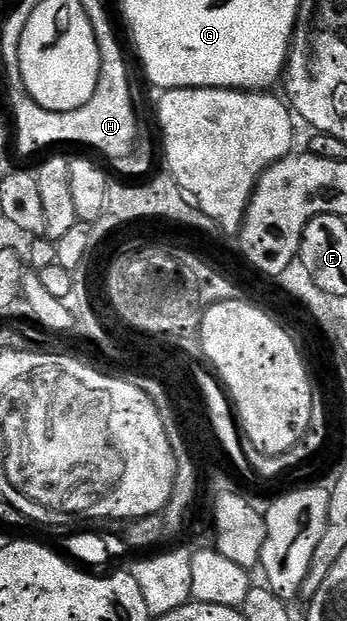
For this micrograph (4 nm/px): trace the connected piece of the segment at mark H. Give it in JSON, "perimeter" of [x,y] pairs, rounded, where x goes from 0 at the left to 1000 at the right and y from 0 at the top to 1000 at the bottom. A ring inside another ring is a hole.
{"perimeter":[[[320,31],[305,45],[282,45],[277,74],[288,81],[288,126],[277,135],[277,151],[219,177],[193,180],[135,180],[130,174],[101,172],[98,200],[110,208],[98,213],[86,232],[98,238],[133,238],[141,232],[239,232],[248,238],[274,238],[305,251],[320,251],[337,261],[360,259],[363,253],[389,243],[386,230],[398,225],[398,187],[386,182],[386,148],[375,143],[375,110],[363,105],[363,84],[340,66],[331,34]]]}

